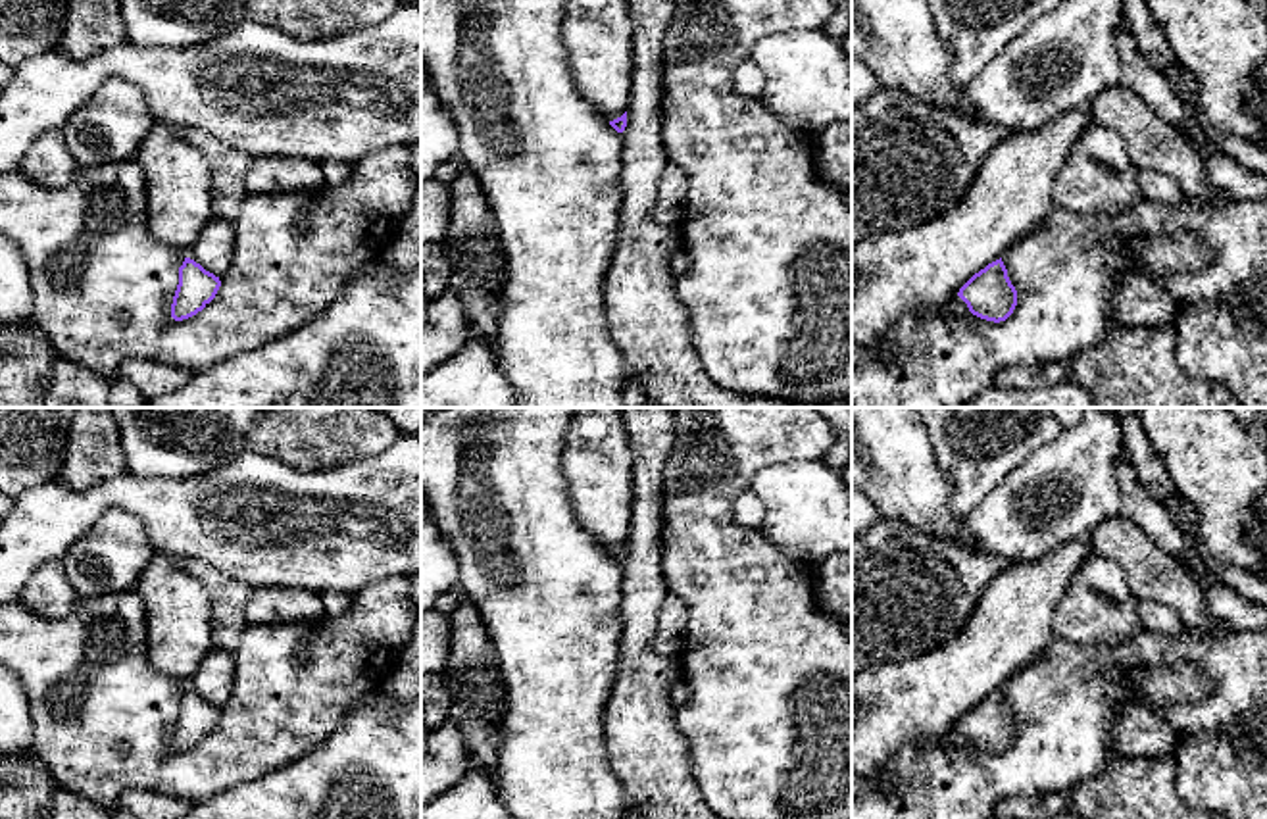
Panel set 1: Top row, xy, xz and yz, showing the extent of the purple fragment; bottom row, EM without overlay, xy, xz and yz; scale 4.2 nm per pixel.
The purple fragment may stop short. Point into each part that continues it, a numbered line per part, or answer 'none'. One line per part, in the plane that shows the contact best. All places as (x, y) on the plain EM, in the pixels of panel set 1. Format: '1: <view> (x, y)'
1: yz (956, 737)

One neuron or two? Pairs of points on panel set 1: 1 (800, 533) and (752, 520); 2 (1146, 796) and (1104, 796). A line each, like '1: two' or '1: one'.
1: two
2: one

